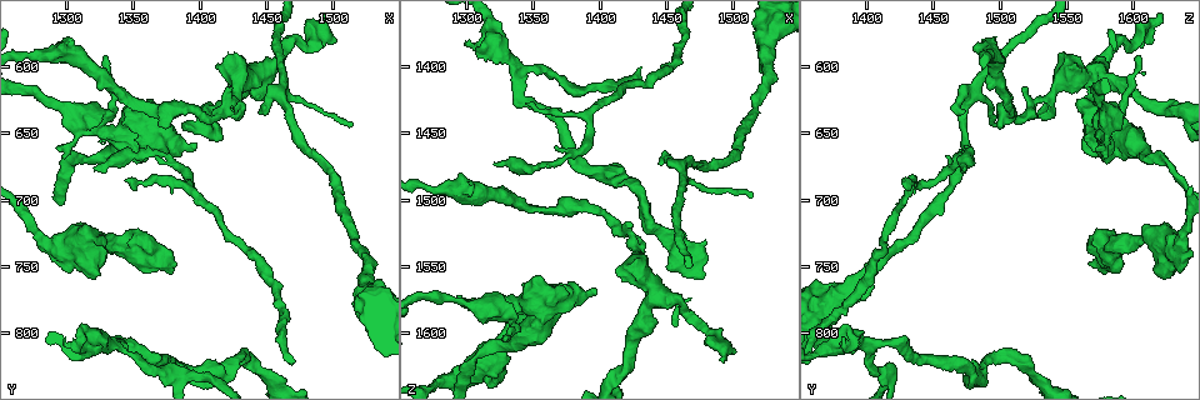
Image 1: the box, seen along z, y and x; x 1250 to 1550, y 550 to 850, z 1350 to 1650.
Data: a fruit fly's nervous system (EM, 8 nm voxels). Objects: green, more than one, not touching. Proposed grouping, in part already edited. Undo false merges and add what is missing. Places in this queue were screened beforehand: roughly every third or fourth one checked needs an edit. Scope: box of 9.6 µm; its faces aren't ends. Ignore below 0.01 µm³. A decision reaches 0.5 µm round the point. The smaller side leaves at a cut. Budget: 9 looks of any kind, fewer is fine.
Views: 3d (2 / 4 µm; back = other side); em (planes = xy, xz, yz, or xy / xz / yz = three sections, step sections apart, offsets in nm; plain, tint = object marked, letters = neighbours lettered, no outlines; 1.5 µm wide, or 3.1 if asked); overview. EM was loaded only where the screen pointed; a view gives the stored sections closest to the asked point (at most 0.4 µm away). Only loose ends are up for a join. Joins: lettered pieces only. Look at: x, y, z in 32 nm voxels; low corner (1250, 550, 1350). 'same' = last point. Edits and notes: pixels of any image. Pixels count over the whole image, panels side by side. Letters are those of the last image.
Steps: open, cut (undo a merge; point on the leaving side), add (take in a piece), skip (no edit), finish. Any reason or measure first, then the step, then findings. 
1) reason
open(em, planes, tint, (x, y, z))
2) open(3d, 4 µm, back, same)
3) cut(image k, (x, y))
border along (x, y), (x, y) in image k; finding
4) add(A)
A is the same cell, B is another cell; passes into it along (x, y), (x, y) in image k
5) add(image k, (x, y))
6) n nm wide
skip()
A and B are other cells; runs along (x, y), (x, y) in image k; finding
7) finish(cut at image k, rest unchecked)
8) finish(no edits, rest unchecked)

branch stops here
open(em, xz, step 4, letters, (1380, 748, 1568))

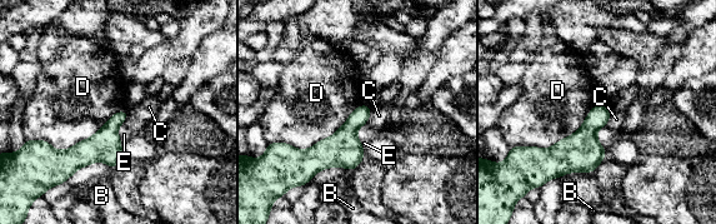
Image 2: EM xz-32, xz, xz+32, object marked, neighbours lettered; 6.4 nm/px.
another direction
open(em, planes, letters, same)

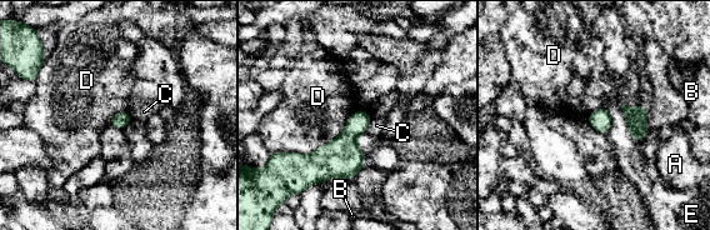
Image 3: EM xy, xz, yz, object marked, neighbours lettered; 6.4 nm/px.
D touches over 550 nm
skip()
A, B, C, D and E are other cells; border along (355, 110), (309, 154), (278, 153) in image 3; none of them fits

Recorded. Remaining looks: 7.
three arms meet
open(em, xy, step 8, tint, (1308, 650, 1580))

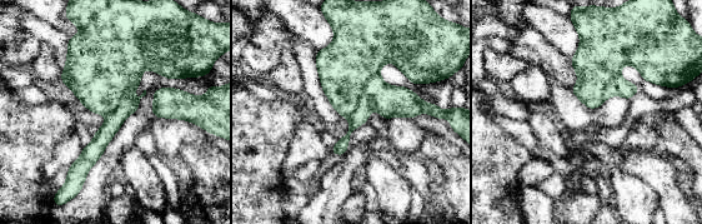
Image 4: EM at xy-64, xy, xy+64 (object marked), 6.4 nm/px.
open(em, yz, step 4, tint, same)

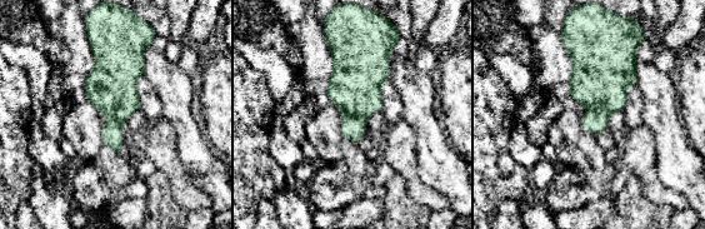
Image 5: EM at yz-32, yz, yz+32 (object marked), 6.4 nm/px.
open(em, yz, step 4, letters, same)

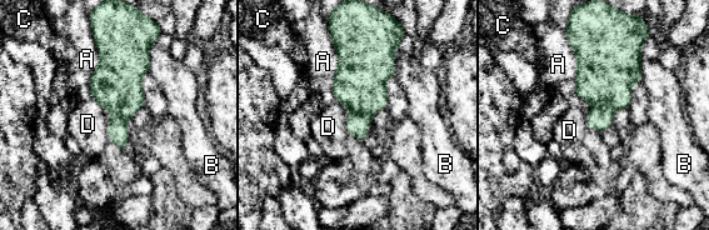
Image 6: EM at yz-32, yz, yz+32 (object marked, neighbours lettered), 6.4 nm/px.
240 nm wide
cut(image 6, (608, 65))
A, B, C and D are other cells; border along (593, 106), (608, 104), (613, 111) in image 6; a second cell is stuck on

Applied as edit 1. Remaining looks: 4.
open(overview)

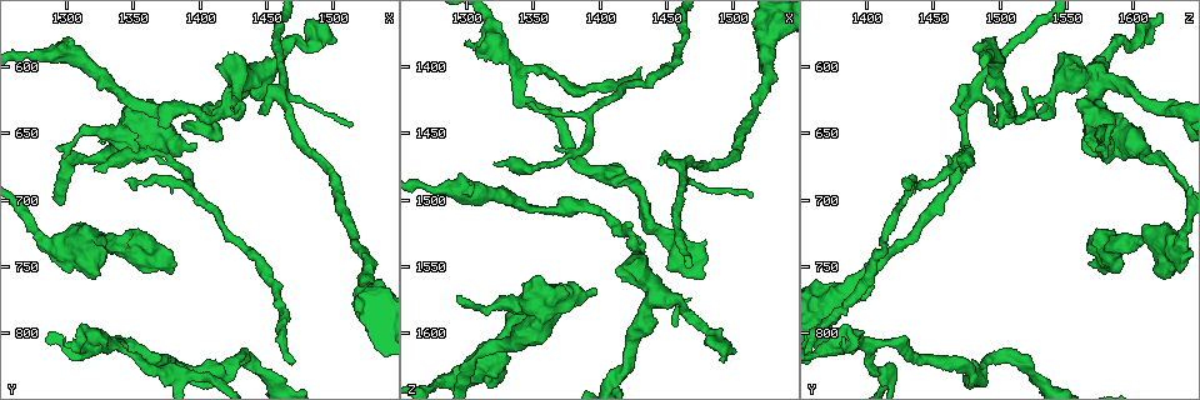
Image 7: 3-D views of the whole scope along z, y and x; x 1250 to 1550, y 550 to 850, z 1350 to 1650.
open(3d, 4 µm, (1354, 670, 1476))

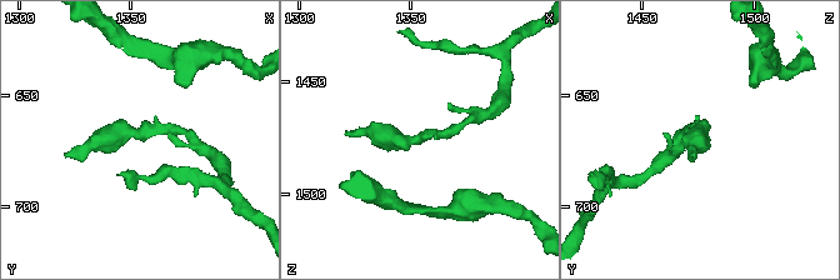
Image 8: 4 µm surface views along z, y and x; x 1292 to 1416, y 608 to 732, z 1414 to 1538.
open(em, xz, step 8, letters, (1355, 669, 1476))

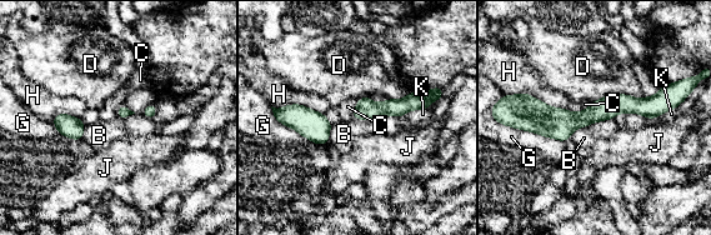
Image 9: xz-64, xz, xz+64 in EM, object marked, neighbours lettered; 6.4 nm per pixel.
skip()
B, C, D, G, H, J and K are other cells; runs along (669, 103), (524, 116) in image 9; all the same cell

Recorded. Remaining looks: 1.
finish(cut at image 6, rest unchecked)

